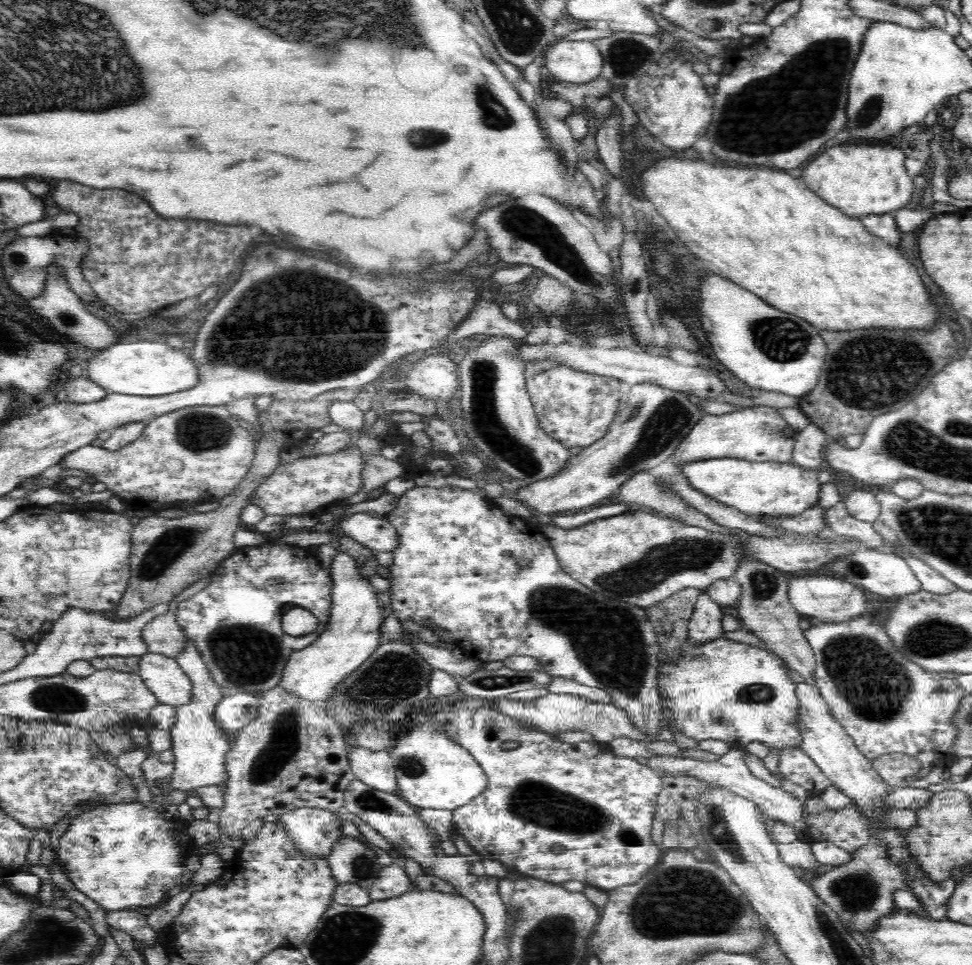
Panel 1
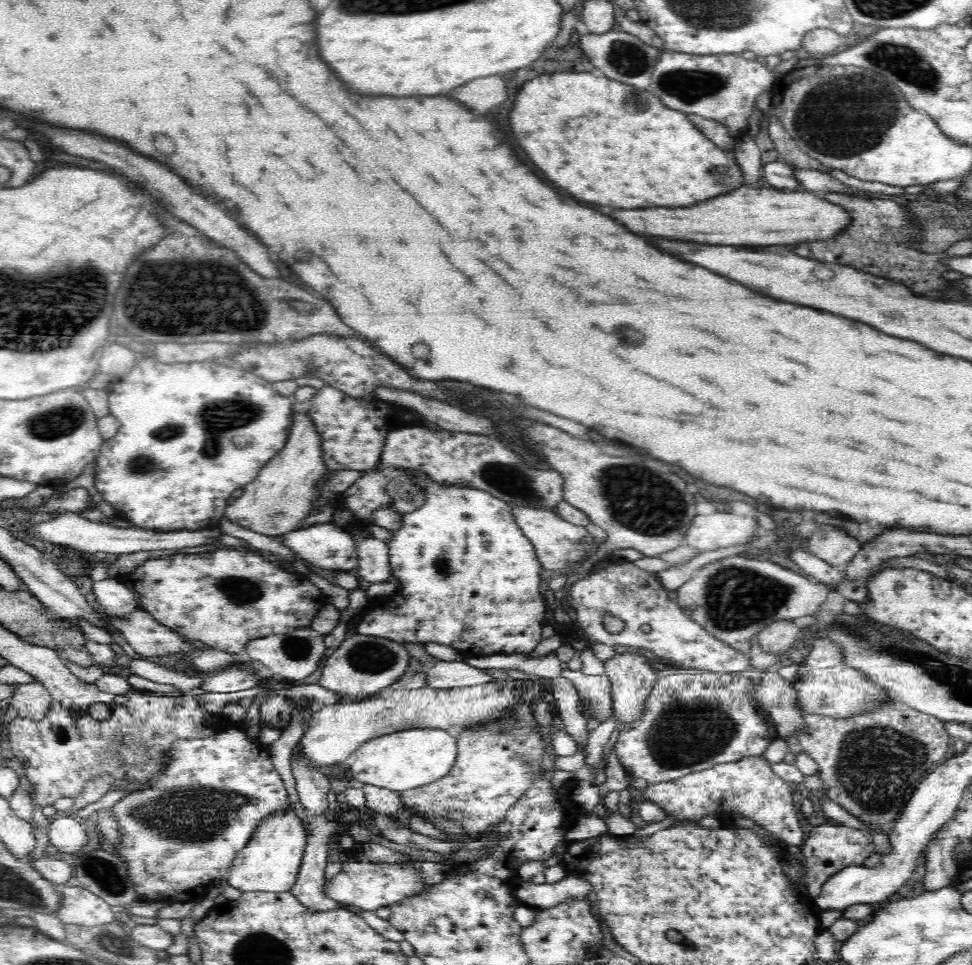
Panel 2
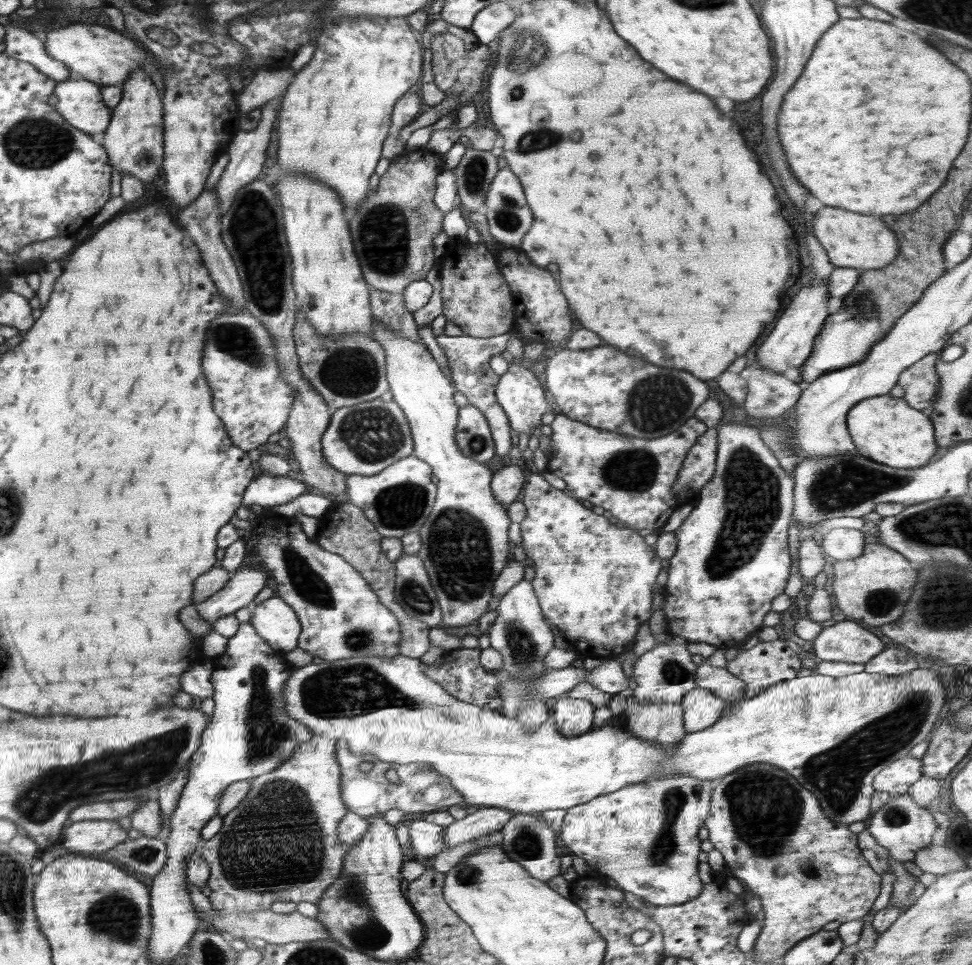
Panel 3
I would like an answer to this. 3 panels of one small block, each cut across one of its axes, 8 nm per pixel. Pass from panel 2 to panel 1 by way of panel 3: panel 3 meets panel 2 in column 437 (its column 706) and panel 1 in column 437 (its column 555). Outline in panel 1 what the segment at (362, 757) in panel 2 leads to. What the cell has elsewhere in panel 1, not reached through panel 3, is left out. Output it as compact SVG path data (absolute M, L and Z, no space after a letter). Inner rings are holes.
M426 722L394 743L389 753L395 766L397 789L400 796L415 807L453 811L486 790L488 779L478 761L458 741L446 736L438 723Z

